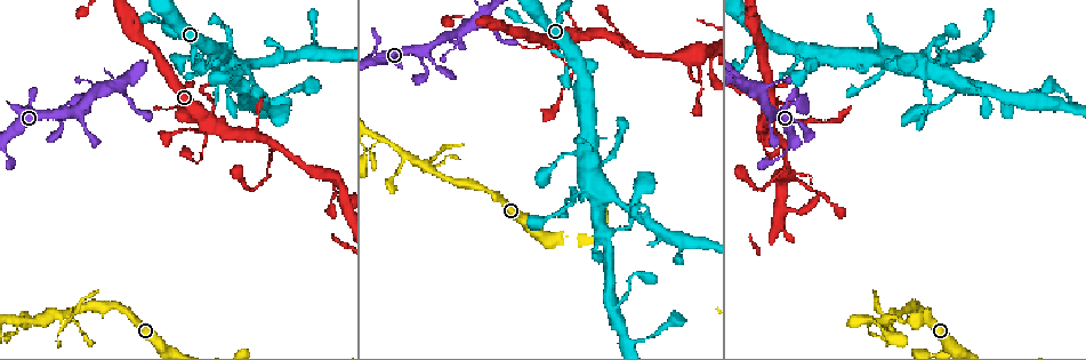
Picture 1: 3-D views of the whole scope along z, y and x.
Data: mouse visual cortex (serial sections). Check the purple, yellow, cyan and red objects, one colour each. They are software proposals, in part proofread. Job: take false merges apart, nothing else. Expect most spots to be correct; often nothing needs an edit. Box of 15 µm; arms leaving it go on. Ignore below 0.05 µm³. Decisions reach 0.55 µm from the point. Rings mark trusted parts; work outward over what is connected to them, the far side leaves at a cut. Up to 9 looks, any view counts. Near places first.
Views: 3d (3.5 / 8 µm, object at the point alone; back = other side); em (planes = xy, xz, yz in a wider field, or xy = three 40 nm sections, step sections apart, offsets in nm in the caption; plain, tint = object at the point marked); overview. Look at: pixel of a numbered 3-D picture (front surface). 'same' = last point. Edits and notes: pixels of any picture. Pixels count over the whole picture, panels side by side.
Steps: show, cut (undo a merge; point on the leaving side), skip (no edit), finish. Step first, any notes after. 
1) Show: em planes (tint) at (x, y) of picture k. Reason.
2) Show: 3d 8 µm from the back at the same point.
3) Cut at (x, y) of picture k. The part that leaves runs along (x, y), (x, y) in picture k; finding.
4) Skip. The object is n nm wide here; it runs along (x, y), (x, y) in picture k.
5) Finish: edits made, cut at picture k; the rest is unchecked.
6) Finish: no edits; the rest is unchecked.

Show: 3d 3.5 µm at (270, 166) of picture 1. Thin neck.

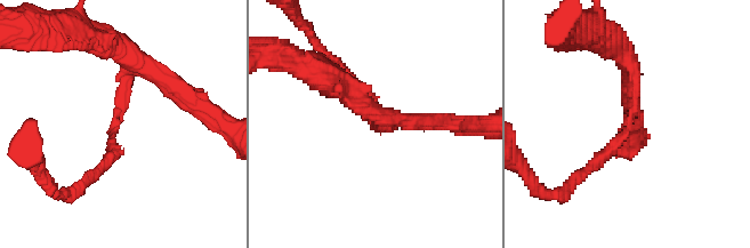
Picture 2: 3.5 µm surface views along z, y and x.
Show: em xy step 1 (tint) at (632, 120) of picture 2. The arms are 150, 250 nm wide.

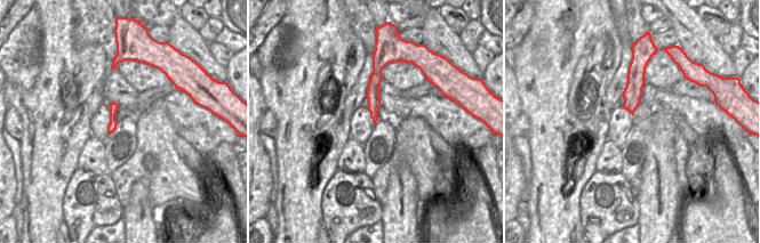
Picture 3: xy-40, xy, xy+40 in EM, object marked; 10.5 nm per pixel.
Skip. It runs along (624, 55), (634, 118), (583, 174) in picture 2; one cell here.

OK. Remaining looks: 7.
Show: 3d 3.5 µm at (580, 64) of picture 1. Abrupt turn.

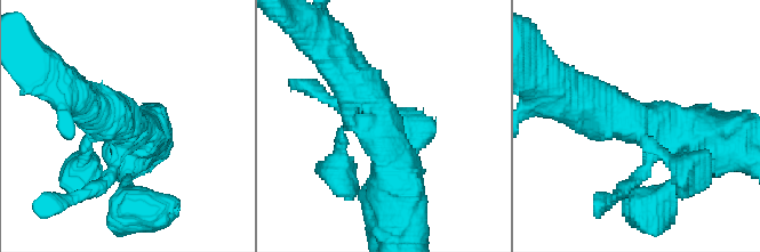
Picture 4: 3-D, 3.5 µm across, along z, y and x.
Show: em xy step 2 (tint) at (645, 123) of picture 4. Shape alone is not enough.

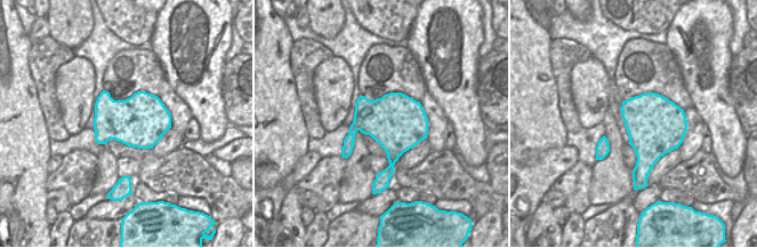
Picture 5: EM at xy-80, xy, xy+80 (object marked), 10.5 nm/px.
Skip. All the same cell.

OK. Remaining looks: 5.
Show: 3d 8 µm at (576, 195) of picture 1. Arms part here.

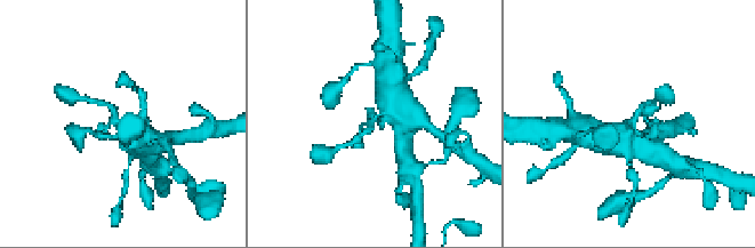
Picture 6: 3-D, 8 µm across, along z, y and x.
Show: 3d 3.5 µm at (374, 118) of picture 6. Zoom in.

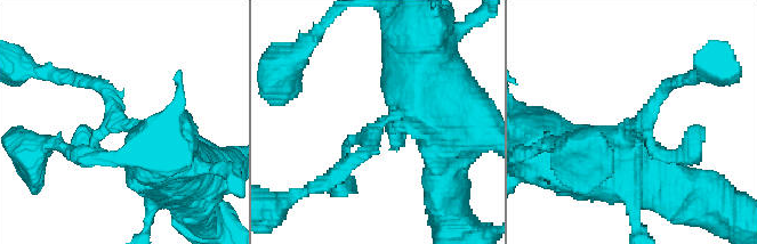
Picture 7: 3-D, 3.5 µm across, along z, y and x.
Show: em planes (tint) at (123, 127) of picture 7. 3 arms meet here; the arms are 100, 150, 900 nm wide.

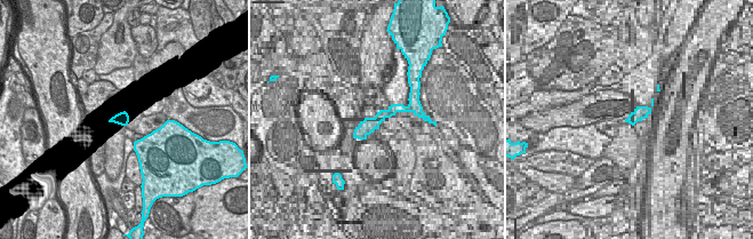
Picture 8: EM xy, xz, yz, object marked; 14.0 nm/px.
Skip. It runs along (423, 92), (335, 175) in picture 7; all the same cell.

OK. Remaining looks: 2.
Show: 3d 3.5 µm at (389, 178) of picture 1. Thick turns thin.

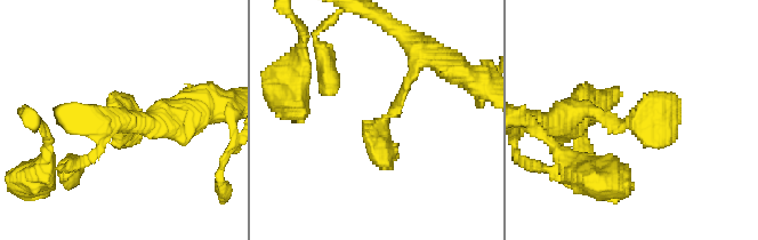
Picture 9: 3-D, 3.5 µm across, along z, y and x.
Show: em xy step 2 (tint) at (634, 124) of picture 9. Now the EM.

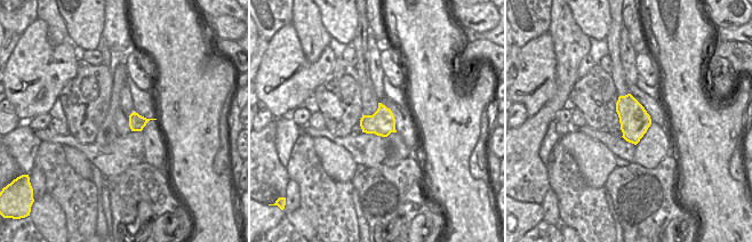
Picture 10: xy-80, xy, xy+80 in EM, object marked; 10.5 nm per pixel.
Skip. It runs along (413, 65), (378, 125), (386, 168) in picture 9; all the same cell.

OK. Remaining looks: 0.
Finish: no edits; the rest is unchecked.

